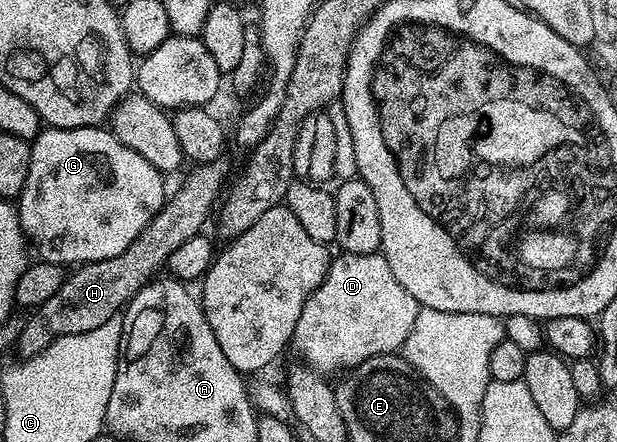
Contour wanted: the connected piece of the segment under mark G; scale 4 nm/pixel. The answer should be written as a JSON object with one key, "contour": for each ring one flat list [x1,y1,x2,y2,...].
{"contour":[[103,126,93,128,53,128,44,127,34,140,30,141,31,157,29,158,29,178,25,178,23,192,17,198,17,211,19,214,19,225,23,228,23,235,39,251,39,260,47,260,50,264,61,264,64,266,80,266,85,264,101,262,103,259,116,258,123,250,148,226,158,211,161,210,169,197,169,188,163,185,164,173,159,172,137,150,125,146,113,133]]}

